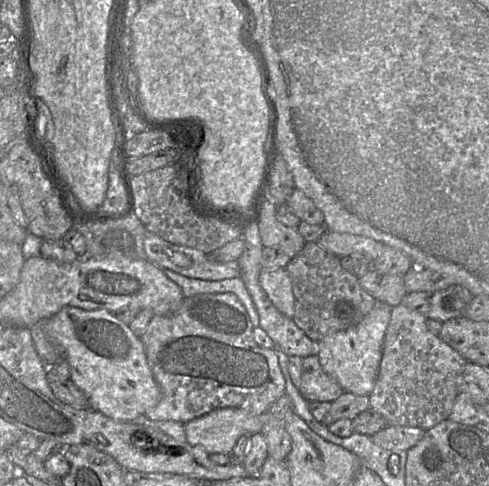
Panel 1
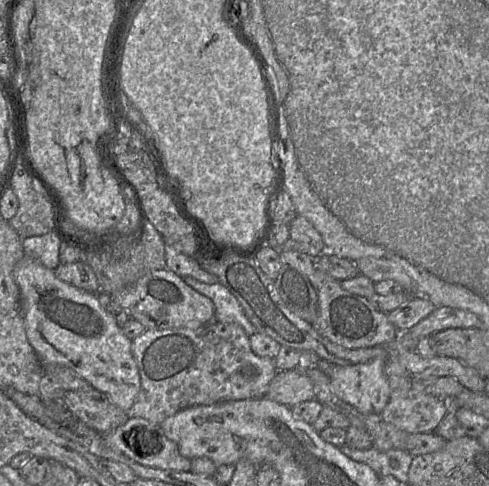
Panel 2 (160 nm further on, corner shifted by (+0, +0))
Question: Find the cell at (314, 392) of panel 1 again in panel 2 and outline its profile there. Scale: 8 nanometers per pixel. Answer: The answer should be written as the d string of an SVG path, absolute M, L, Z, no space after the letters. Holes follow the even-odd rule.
M298 367L278 371L270 382L266 398L287 407L315 399L314 387L308 376Z

